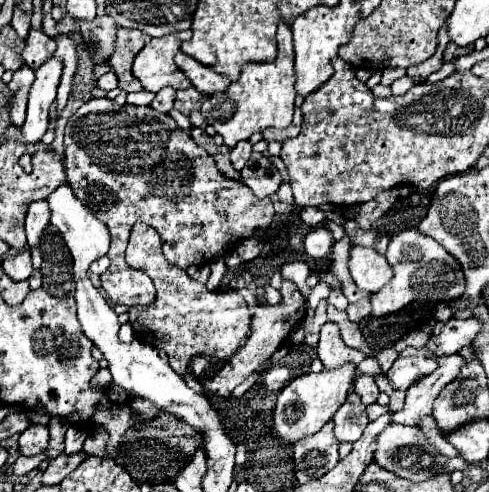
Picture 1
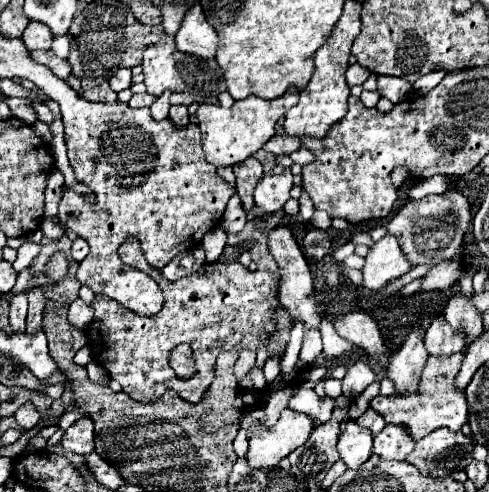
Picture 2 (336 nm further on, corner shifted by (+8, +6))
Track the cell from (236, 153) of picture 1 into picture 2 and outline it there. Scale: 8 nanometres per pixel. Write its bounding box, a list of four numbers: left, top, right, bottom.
[234,158,264,212]

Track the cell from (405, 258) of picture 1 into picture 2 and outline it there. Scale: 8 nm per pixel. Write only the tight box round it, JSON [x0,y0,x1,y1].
[386,190,472,266]

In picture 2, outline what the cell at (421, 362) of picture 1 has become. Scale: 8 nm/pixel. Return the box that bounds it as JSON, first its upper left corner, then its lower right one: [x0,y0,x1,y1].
[426,318,464,356]

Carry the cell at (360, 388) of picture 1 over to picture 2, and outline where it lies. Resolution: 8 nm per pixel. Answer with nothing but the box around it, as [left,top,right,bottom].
[342,362,376,398]

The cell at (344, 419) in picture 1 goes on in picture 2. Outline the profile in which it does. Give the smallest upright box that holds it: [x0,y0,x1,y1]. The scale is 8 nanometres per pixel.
[338,420,372,468]

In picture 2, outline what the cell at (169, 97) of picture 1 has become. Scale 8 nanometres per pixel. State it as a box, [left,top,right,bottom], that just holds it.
[150,92,170,120]

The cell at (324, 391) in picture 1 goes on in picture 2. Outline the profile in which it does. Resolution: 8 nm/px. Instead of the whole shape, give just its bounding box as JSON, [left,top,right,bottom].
[246,408,314,470]

